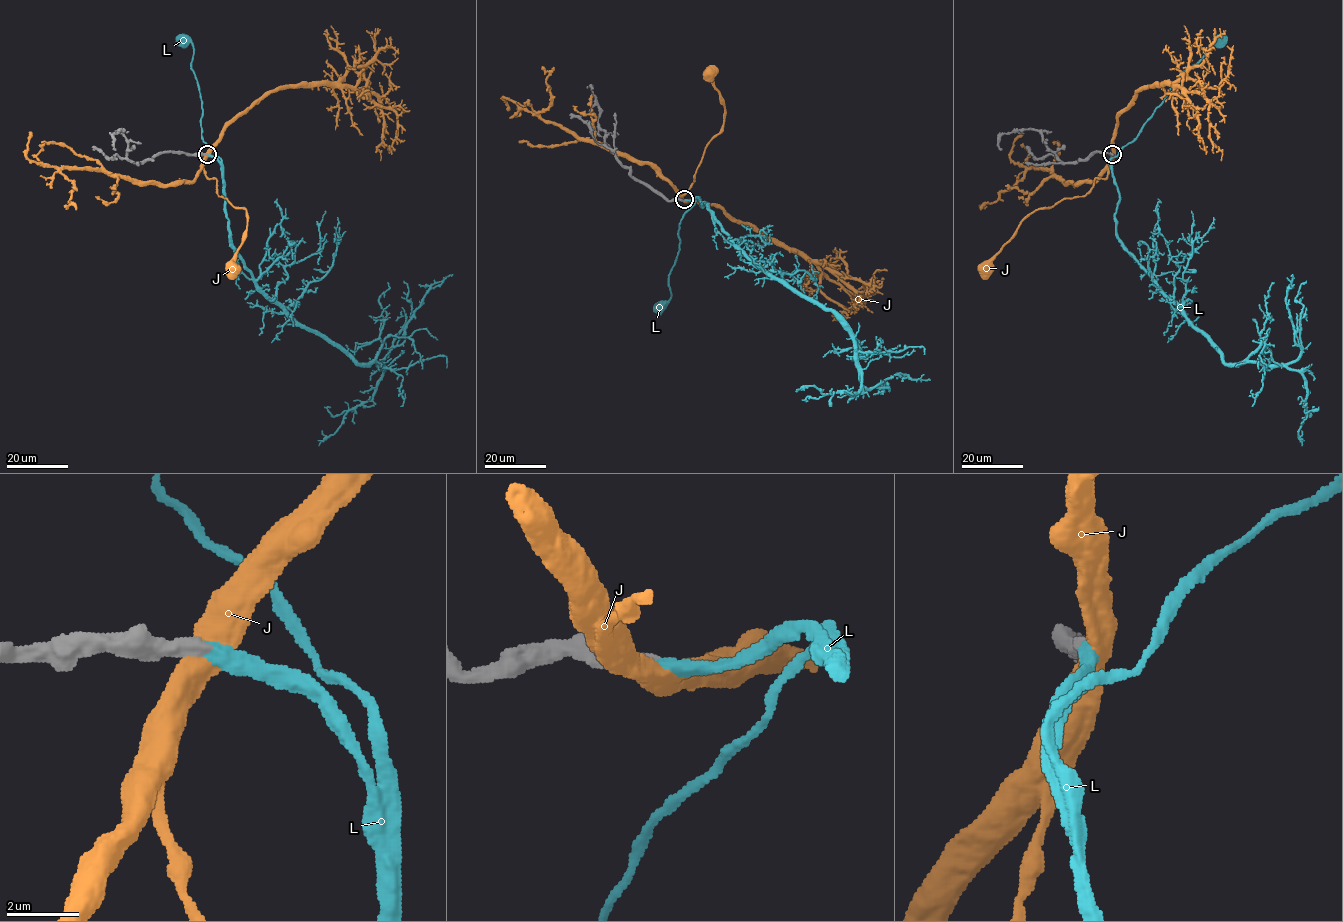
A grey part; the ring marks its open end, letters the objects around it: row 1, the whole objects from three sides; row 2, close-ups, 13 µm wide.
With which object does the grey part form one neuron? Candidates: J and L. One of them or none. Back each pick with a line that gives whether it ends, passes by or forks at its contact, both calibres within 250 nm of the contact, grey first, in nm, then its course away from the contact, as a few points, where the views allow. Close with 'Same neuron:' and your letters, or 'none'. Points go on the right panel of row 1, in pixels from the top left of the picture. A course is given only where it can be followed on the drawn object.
L: it ends | 440/360 nm | via (1112, 154), (1109, 160), (1137, 136), (1180, 75), (1220, 40)
Same neuron: L

